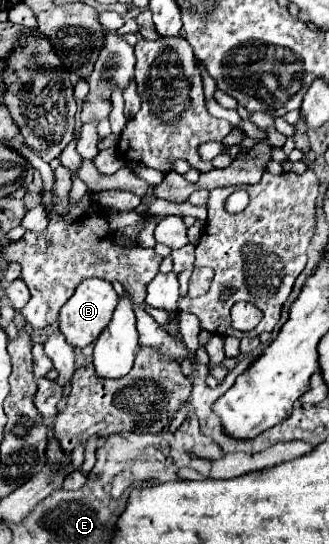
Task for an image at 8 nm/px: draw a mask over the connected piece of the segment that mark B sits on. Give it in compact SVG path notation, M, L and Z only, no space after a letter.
M86 278L78 284L74 296L66 302L66 306L60 310L60 332L68 338L68 342L76 348L84 348L90 342L98 338L98 334L104 330L104 326L110 322L112 312L118 304L118 294L114 292L112 284L100 278Z

